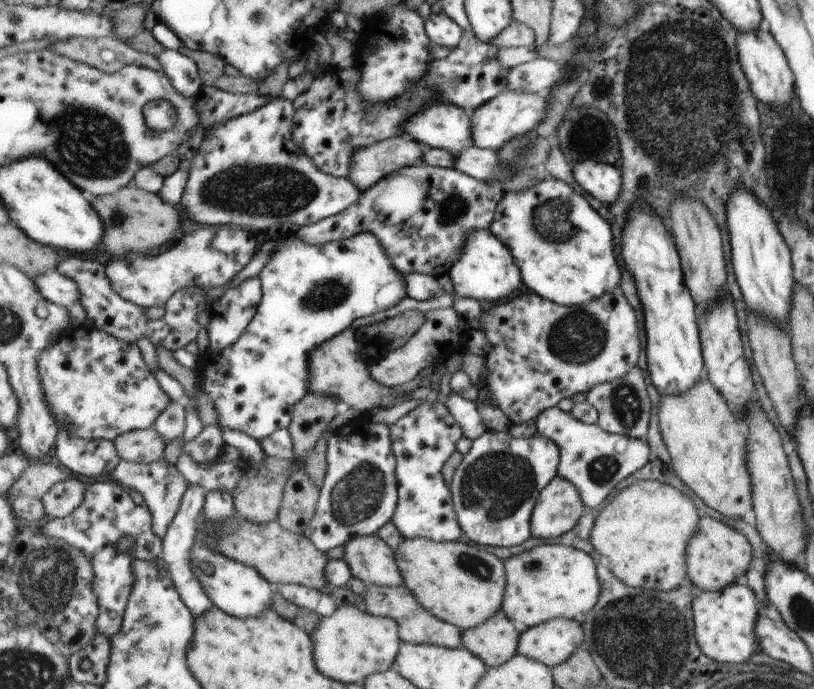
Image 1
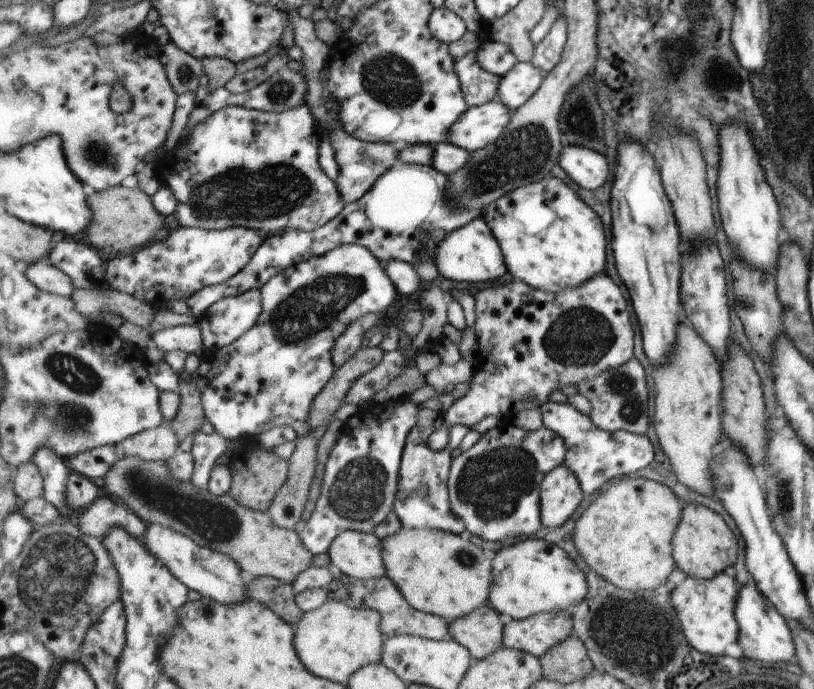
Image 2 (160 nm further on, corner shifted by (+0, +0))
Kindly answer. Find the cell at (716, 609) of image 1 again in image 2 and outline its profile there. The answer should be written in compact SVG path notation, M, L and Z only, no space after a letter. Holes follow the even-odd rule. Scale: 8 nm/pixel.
M718 572L705 580L685 577L670 590L670 603L678 618L680 631L693 650L717 656L723 654L725 646L736 642L738 626L733 616L733 605L738 588L735 579Z

